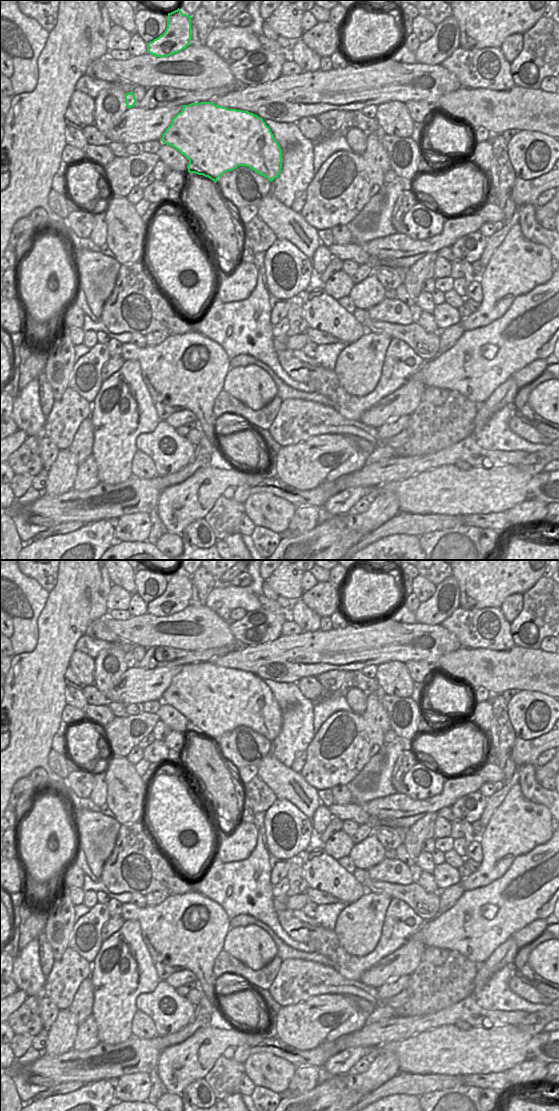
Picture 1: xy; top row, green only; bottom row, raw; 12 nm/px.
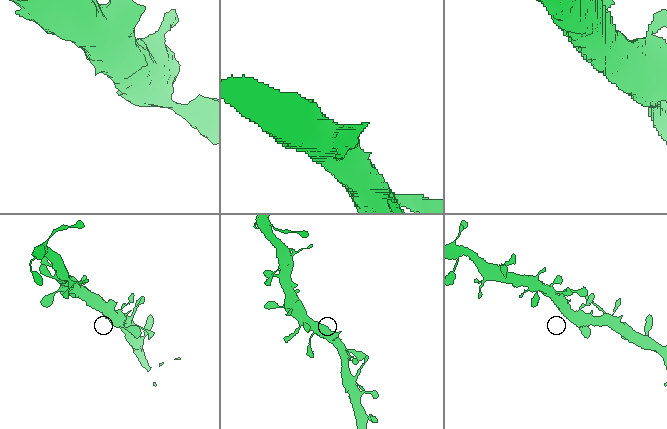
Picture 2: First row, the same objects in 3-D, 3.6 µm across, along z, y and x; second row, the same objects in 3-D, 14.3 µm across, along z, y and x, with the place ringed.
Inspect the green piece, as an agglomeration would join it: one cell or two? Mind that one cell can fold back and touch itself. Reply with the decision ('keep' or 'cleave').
keep

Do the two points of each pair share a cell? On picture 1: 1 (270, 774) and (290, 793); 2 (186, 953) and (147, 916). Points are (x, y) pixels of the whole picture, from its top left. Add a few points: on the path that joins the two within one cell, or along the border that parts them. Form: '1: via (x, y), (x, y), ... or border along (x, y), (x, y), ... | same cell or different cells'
1: via (275, 778), (285, 788) | same cell
2: via (176, 943), (157, 924) | same cell

